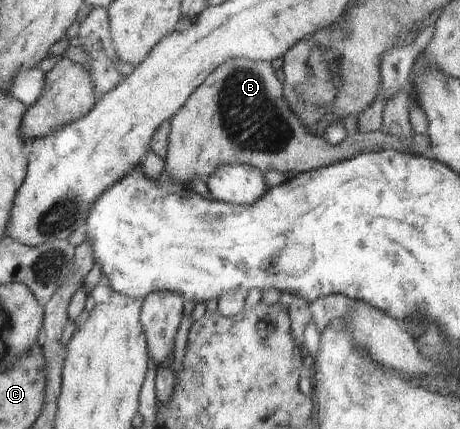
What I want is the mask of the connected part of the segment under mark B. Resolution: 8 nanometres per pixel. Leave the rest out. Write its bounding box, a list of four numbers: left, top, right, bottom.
[165,58,432,186]

